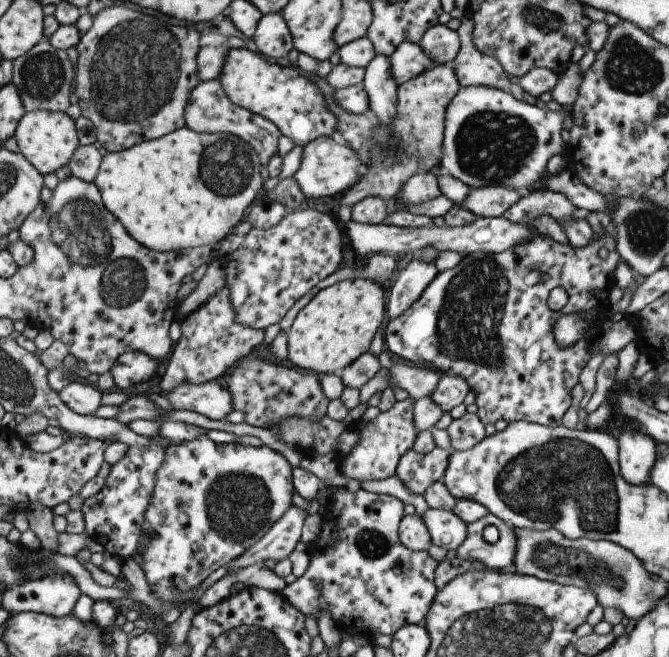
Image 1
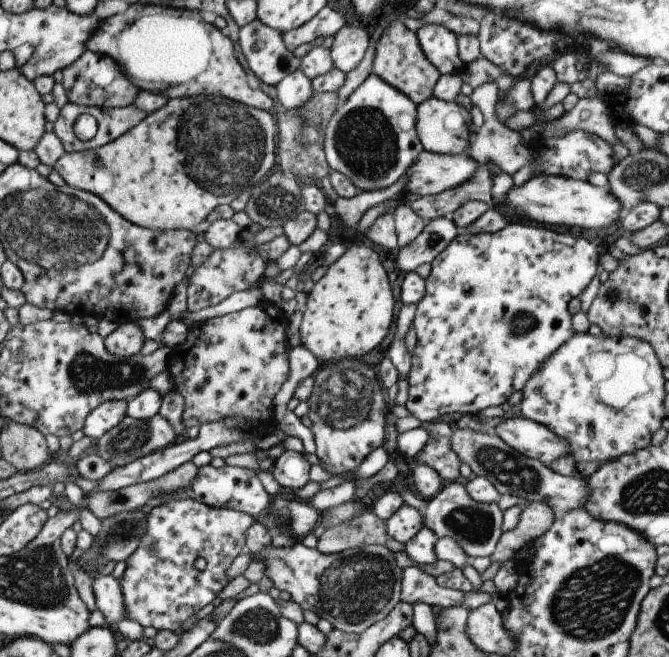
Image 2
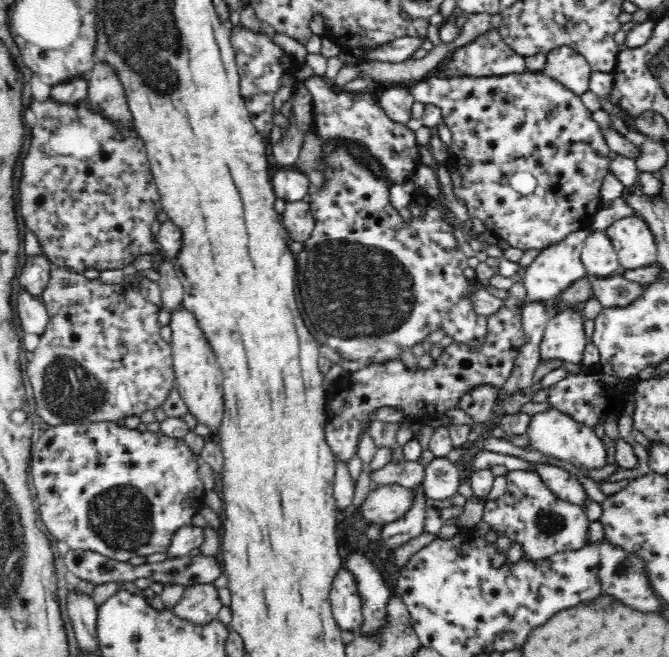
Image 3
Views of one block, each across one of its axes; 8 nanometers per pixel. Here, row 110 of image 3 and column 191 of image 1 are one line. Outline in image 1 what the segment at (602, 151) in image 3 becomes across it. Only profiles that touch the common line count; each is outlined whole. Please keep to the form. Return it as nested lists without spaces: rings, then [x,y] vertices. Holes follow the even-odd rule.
[[[207,436],[176,443],[165,449],[165,458],[155,472],[153,494],[144,510],[141,534],[134,542],[139,568],[149,590],[159,600],[171,602],[183,590],[192,590],[229,560],[238,558],[271,528],[277,518],[292,506],[291,466],[287,460],[262,445],[259,448],[237,443],[214,444]]]

